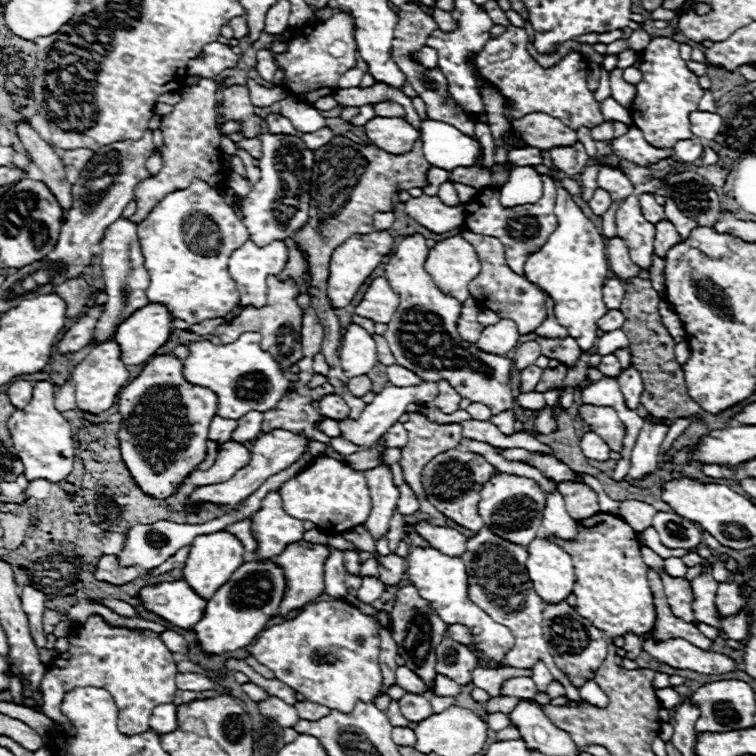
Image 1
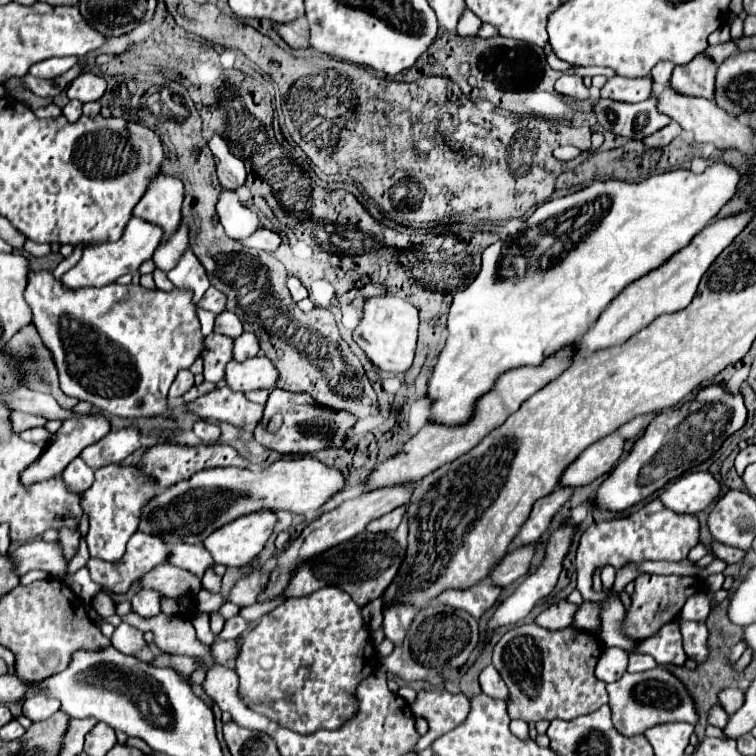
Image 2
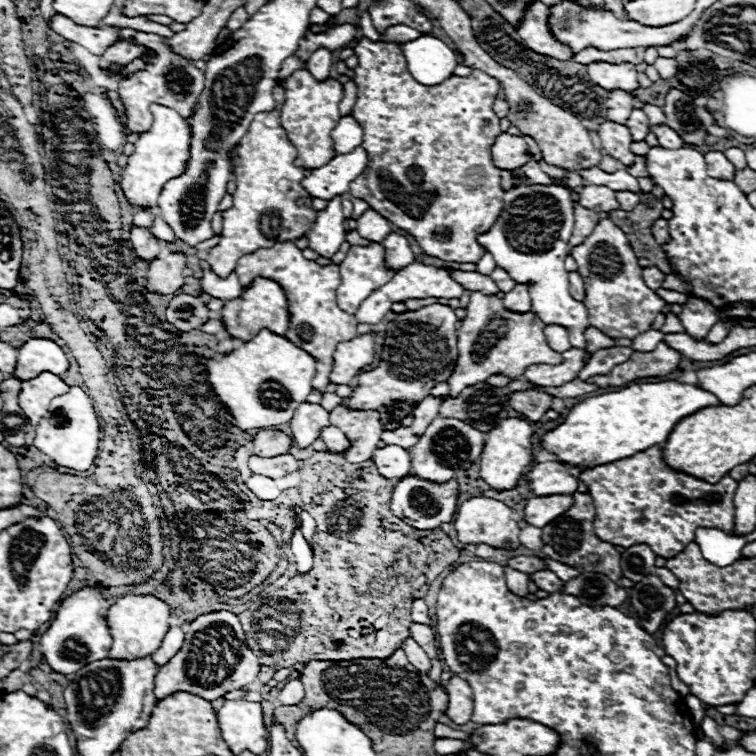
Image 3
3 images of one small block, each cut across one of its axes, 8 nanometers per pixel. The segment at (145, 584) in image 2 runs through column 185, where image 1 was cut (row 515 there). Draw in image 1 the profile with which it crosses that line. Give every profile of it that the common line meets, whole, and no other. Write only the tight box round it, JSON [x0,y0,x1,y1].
[558,482,600,520]

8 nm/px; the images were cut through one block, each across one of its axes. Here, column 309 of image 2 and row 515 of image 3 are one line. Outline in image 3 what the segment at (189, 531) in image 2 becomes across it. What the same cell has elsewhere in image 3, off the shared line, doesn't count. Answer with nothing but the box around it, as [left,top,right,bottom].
[454,496,520,548]

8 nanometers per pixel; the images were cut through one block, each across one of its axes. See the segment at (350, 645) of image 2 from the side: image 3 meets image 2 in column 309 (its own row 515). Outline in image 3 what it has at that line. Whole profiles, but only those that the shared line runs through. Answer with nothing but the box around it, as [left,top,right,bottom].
[578,446,738,558]

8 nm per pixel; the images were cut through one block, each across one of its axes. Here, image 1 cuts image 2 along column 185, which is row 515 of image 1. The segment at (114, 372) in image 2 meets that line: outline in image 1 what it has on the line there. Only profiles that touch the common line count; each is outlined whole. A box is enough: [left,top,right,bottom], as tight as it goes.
[280,456,372,536]

